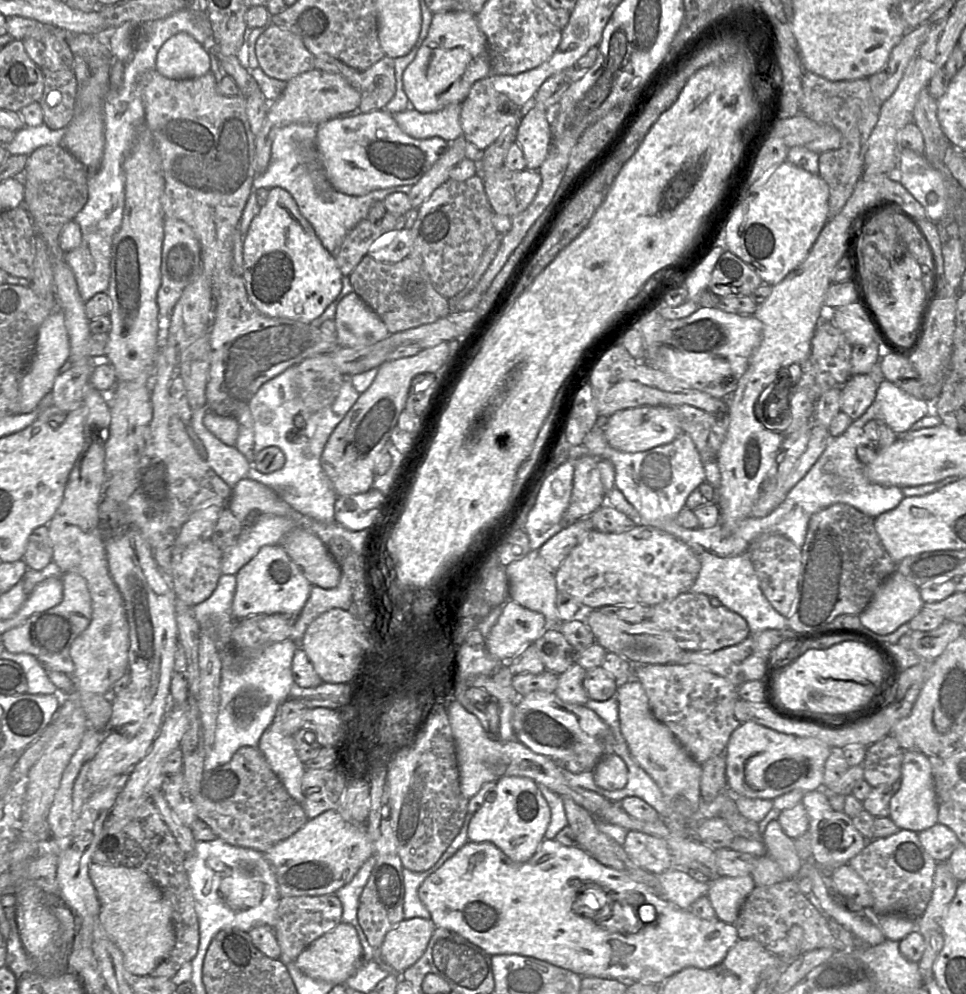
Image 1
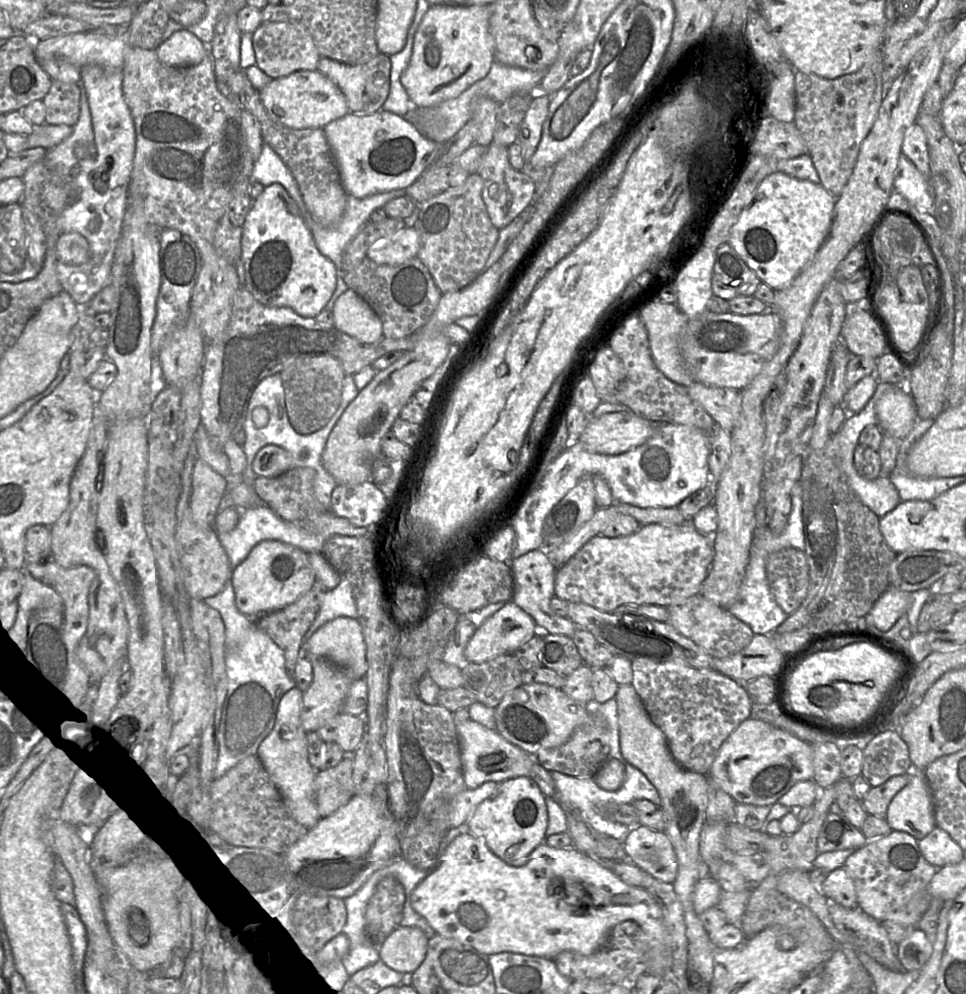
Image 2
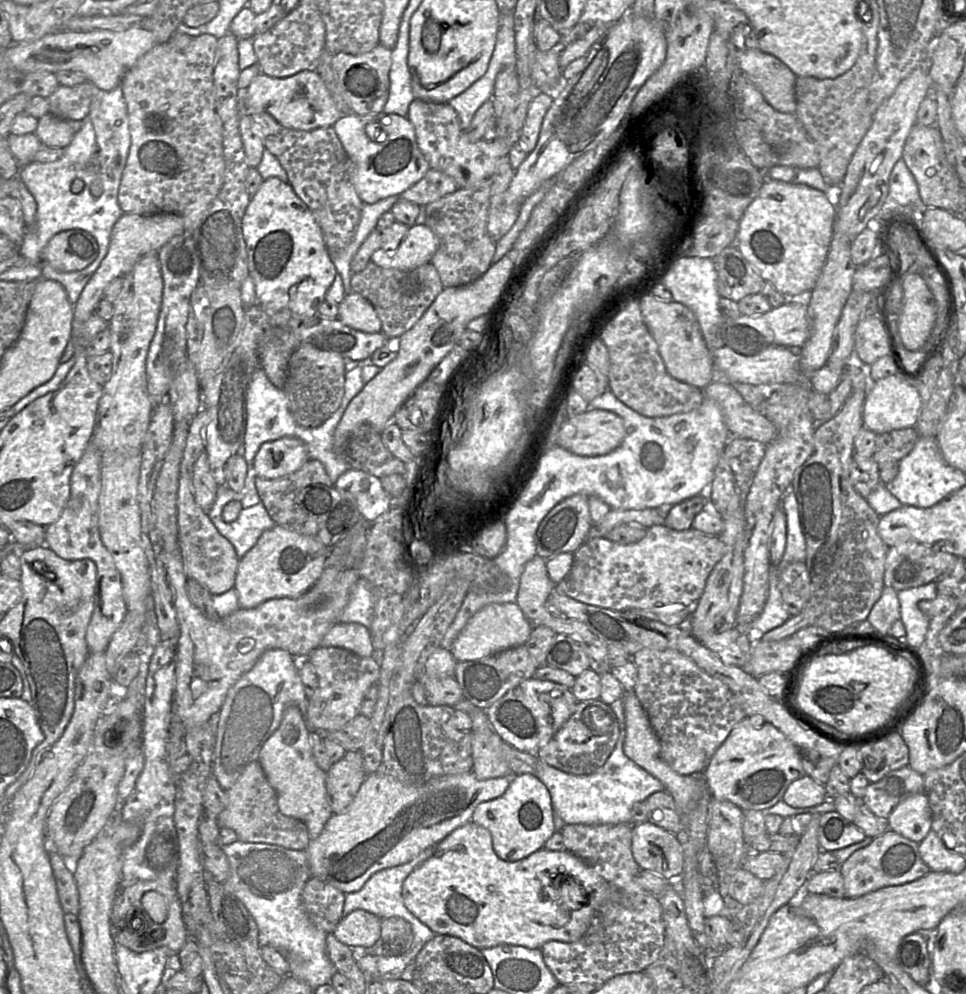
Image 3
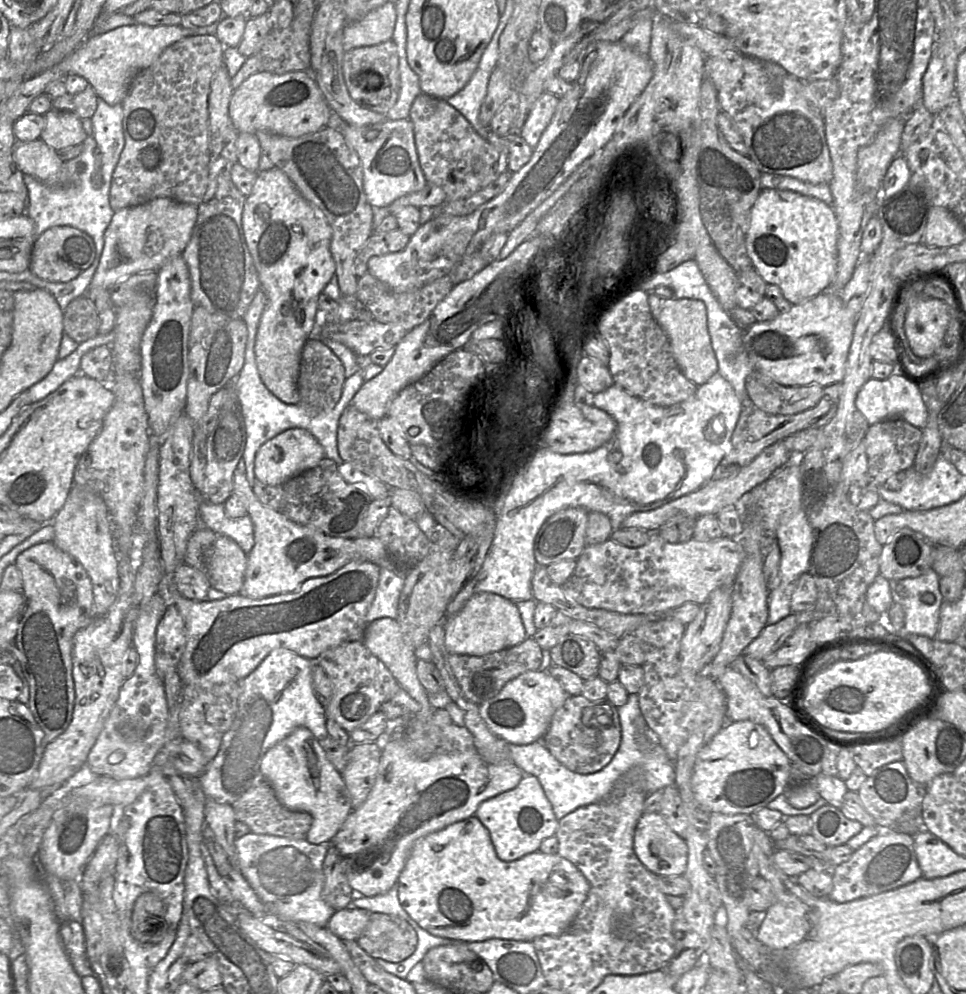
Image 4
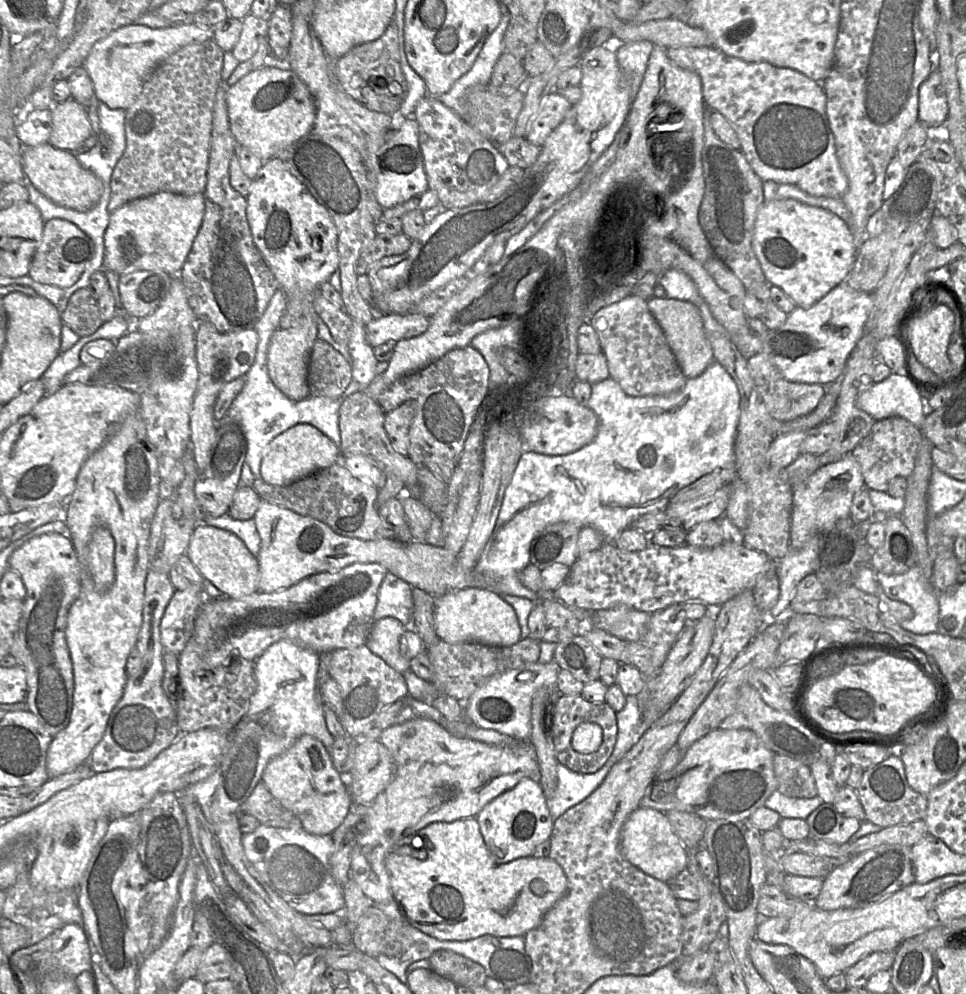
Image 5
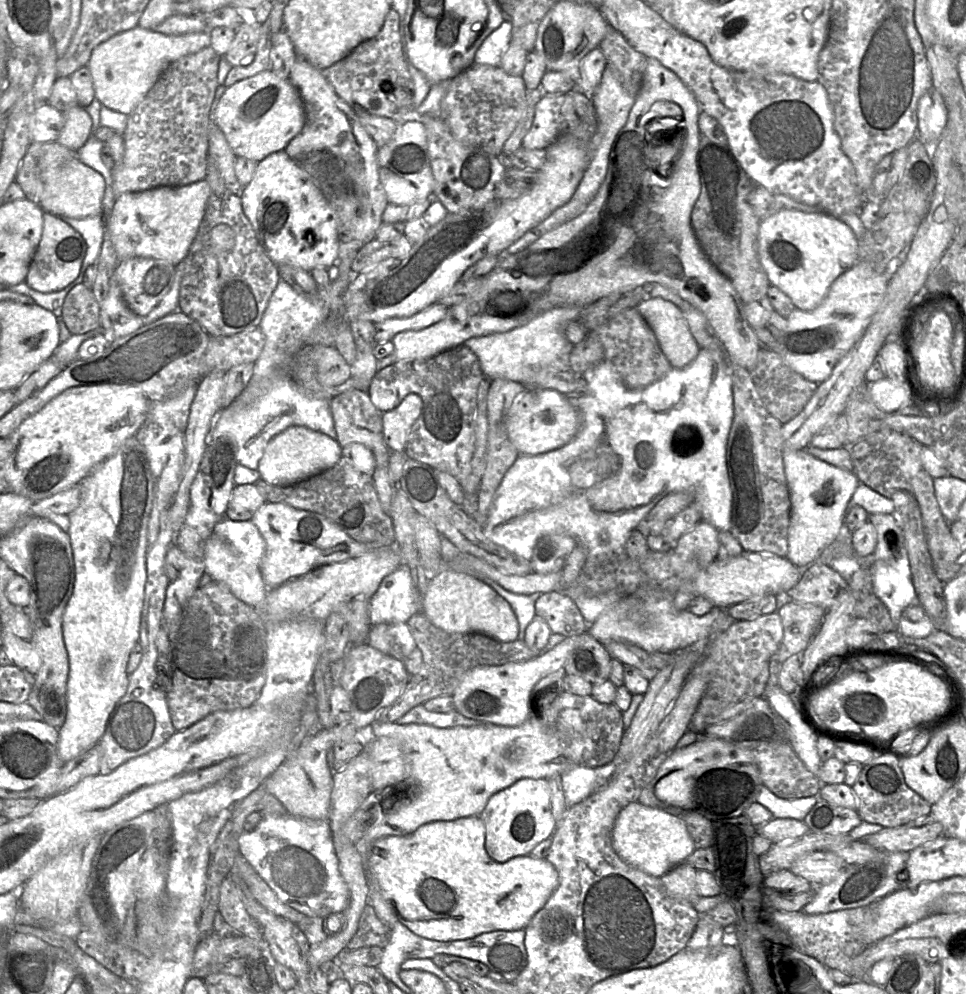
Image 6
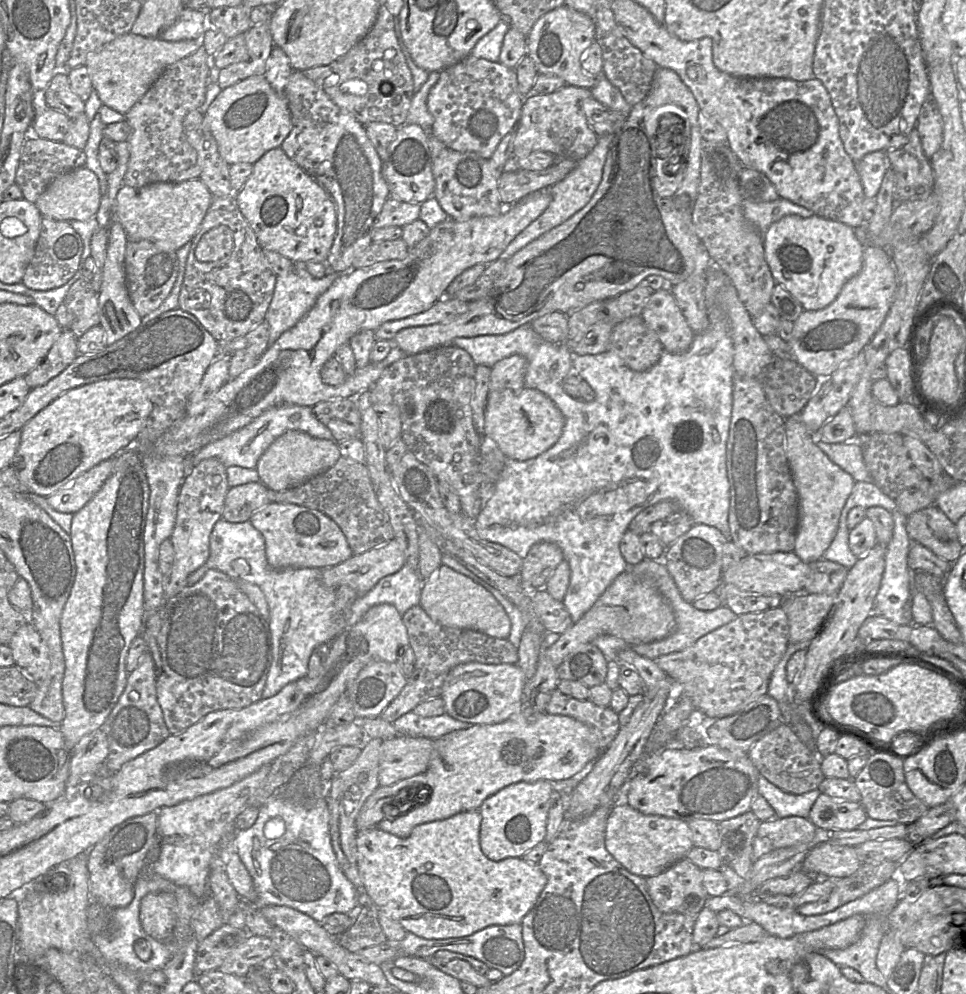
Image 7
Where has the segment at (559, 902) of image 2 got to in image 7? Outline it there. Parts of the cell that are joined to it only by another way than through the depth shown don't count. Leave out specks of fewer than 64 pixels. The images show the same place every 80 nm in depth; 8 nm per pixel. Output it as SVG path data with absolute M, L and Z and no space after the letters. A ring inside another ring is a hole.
M478 810L459 812L449 818L417 825L406 838L400 838L377 827L357 832L357 865L363 883L363 893L379 910L397 921L406 931L426 939L459 938L469 936L487 926L521 924L525 915L533 908L547 883L547 877L537 864L525 861L522 857L510 857L500 861L488 859L479 844L481 816Z

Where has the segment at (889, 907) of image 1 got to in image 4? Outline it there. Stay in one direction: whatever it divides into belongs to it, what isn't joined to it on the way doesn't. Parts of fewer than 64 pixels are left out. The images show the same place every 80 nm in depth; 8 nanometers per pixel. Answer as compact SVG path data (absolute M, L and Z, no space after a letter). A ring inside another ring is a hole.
M896 828L882 829L877 836L858 848L847 861L832 868L830 872L833 888L828 898L837 903L880 894L922 878L913 836Z

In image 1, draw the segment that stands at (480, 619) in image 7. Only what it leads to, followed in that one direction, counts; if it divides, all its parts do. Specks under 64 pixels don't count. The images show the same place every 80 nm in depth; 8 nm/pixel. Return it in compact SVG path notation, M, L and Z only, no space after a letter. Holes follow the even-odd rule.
M508 599L488 634L486 647L495 658L509 661L542 635L546 629L546 623L543 614L524 608Z

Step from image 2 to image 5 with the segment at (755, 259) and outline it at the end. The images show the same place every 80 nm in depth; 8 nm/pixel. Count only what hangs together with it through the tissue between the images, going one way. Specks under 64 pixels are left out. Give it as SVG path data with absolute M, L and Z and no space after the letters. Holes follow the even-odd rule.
M782 199L764 202L756 218L752 247L761 265L767 282L770 285L775 285L781 288L784 291L784 293L793 300L796 307L812 306L822 297L824 297L830 290L836 287L839 283L846 281L854 264L856 255L858 253L856 239L847 221L830 211L827 211L819 207L809 206L793 199Z

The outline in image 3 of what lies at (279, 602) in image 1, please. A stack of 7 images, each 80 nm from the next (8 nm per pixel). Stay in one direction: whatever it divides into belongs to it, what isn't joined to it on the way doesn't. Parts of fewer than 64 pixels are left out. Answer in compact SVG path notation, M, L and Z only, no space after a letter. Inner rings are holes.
M276 524L264 531L255 545L239 559L234 589L239 606L254 608L275 598L299 598L320 578L329 548L316 539Z

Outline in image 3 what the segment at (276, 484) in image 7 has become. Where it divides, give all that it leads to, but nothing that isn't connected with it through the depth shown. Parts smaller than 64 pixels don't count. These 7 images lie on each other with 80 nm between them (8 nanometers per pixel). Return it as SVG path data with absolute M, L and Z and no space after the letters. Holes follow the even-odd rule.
M295 436L265 442L254 458L258 477L278 479L299 470L309 460L308 448Z

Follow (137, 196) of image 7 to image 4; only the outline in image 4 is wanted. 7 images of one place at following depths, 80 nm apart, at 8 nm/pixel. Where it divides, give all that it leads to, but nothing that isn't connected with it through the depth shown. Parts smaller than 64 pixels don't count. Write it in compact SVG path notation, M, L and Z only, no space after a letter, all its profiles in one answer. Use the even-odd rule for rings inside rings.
M167 197L115 211L104 233L103 253L89 288L110 289L130 275L160 270L170 258L184 252L197 217L198 206Z

